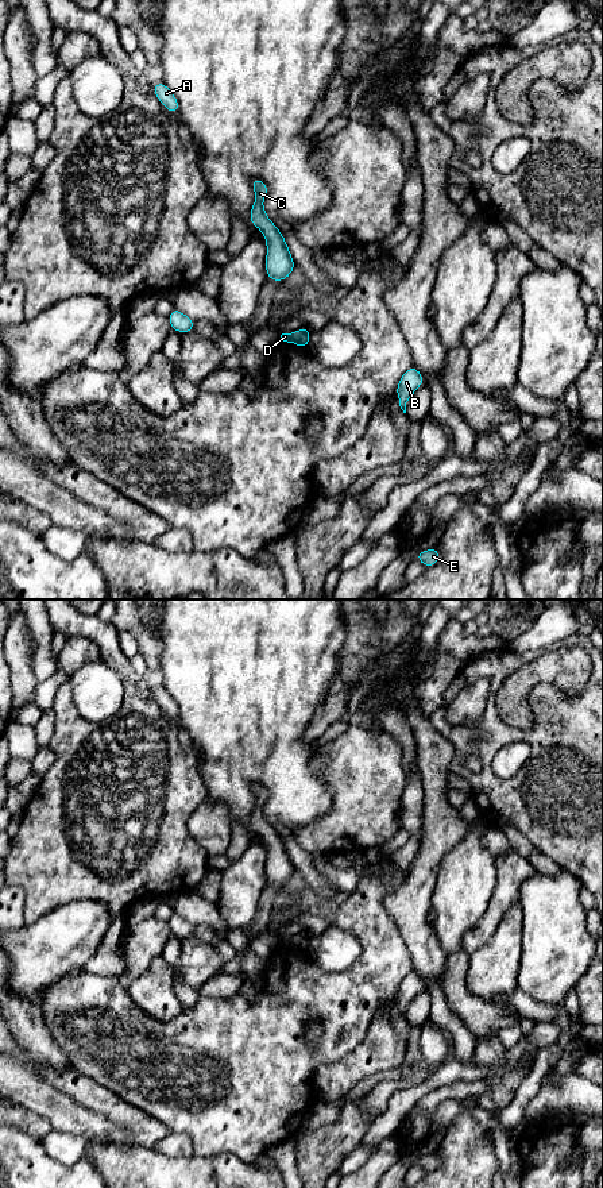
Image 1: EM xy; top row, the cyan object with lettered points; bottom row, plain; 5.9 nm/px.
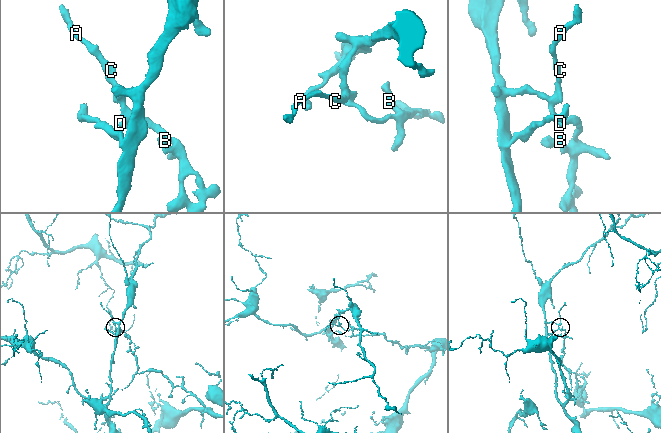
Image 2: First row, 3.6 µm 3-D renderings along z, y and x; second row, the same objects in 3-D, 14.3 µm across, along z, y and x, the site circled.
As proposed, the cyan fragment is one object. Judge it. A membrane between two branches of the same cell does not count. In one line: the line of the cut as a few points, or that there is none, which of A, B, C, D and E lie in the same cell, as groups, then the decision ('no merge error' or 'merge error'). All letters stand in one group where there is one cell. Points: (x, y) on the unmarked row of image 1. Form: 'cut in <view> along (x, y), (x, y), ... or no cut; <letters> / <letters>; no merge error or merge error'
cut in xy along (309, 934), (300, 936); A C / B D E; merge error

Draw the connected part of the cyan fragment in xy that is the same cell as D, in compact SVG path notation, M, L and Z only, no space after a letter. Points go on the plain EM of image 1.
M294 936L291 938L282 938L281 945L287 948L294 948L302 953L309 953L309 941L310 936L306 937Z

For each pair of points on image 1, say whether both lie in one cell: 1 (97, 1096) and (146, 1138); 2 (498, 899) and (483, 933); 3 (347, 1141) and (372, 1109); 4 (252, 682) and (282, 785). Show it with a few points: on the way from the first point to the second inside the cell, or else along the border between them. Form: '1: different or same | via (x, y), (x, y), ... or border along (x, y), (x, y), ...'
1: same | via (109, 1104), (134, 1126)
2: same | via (497, 907), (487, 925)
3: different | border along (360, 1099), (360, 1110), (374, 1121)
4: same | via (258, 708), (262, 718), (279, 736), (279, 759)

